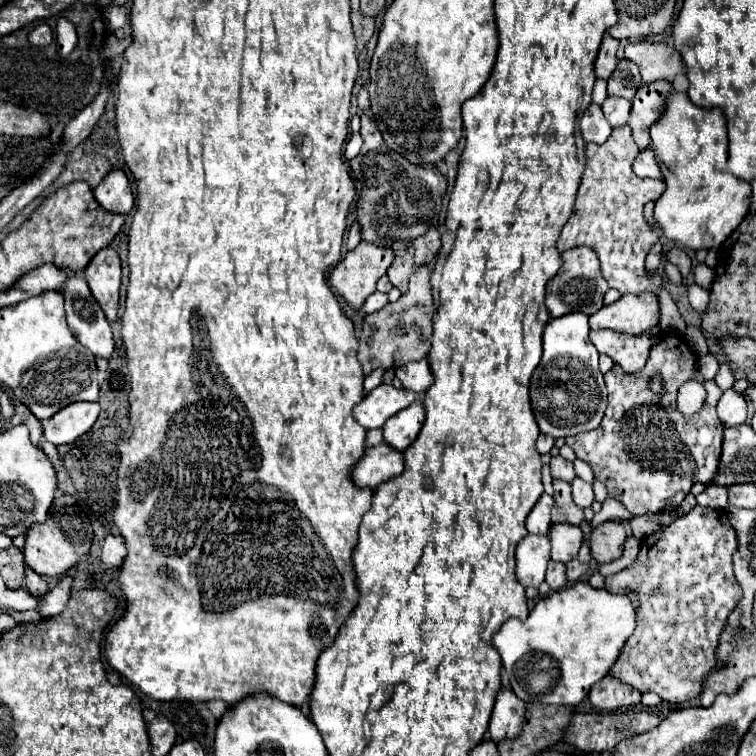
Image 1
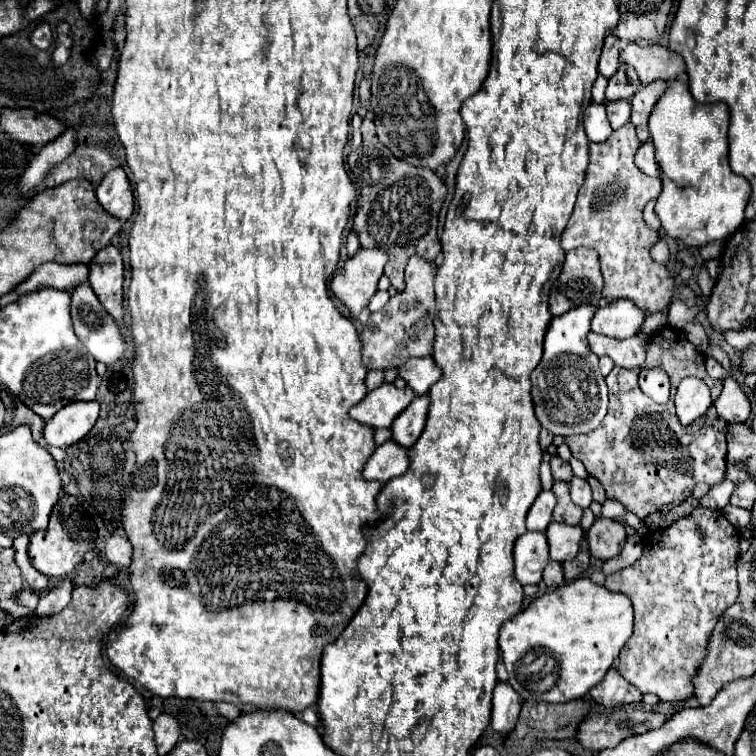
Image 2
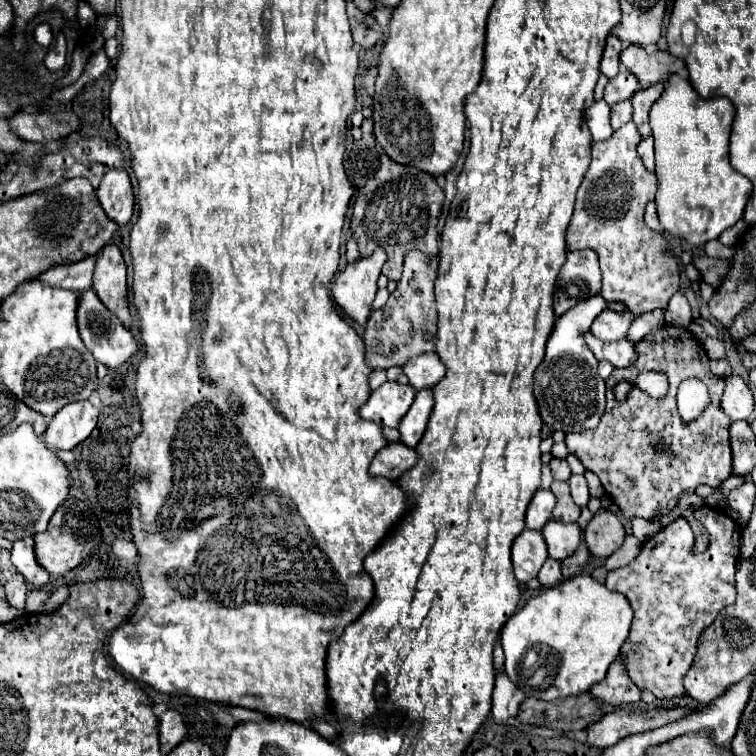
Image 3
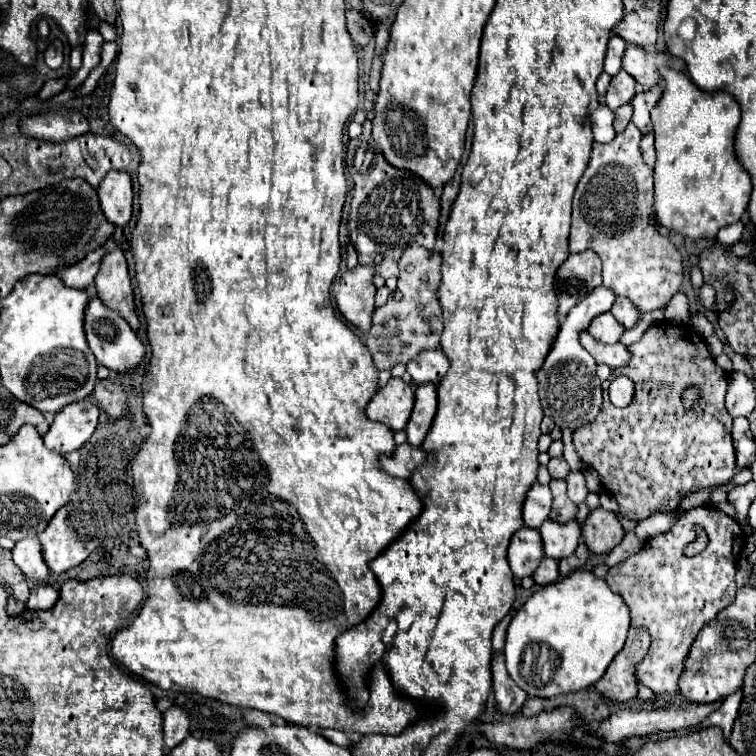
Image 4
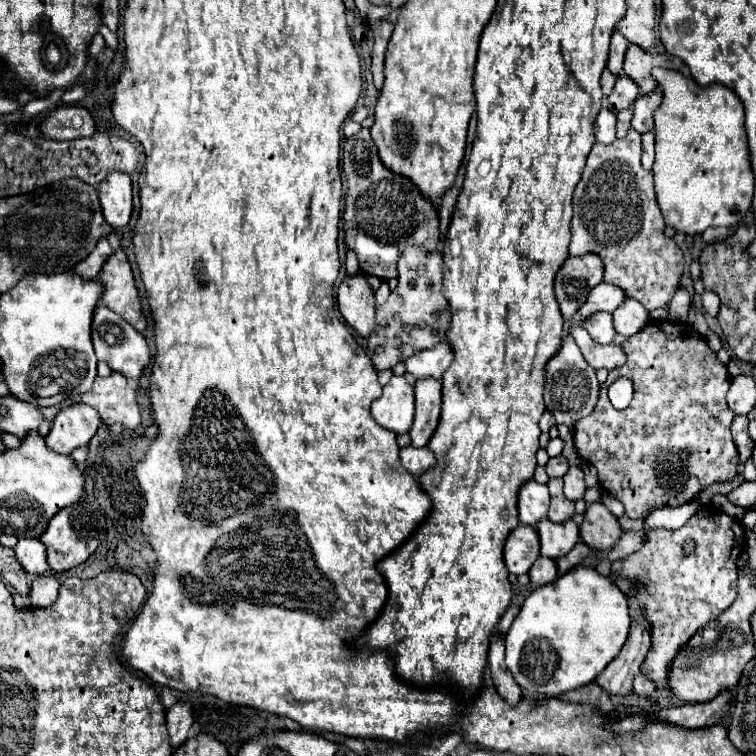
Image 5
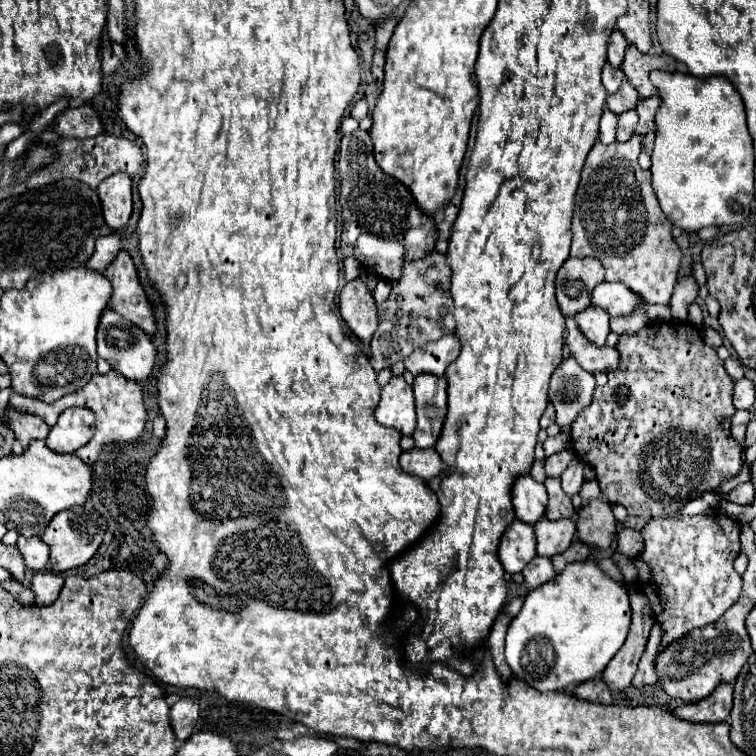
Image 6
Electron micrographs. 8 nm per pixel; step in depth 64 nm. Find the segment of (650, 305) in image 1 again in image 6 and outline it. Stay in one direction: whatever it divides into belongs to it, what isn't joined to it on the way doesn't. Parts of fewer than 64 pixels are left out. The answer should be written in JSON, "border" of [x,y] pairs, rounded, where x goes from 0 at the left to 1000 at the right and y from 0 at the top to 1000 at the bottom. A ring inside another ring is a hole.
{"border":[[[778,405],[775,410],[765,413],[765,415],[759,418],[759,423],[762,423],[767,439],[770,439],[783,455],[799,458],[799,450],[802,450],[804,439],[807,439],[807,431],[804,431],[807,418],[804,418],[804,413],[799,413],[796,407],[788,407],[788,405]]]}

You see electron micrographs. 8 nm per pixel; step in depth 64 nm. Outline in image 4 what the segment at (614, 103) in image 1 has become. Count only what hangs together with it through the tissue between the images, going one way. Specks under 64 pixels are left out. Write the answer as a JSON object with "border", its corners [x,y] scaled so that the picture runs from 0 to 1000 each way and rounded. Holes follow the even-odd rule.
{"border":[[[825,138],[825,140],[820,140],[812,151],[815,151],[812,169],[815,169],[815,175],[820,177],[820,175],[828,172],[828,167],[831,167],[833,159],[836,159],[836,140],[833,140],[833,138]]]}

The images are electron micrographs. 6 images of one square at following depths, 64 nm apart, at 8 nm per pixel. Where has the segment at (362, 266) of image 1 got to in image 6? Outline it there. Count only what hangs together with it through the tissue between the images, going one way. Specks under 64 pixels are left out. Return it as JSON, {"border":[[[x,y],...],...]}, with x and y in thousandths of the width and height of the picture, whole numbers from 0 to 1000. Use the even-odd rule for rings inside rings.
{"border":[[[471,368],[460,373],[450,386],[450,415],[460,434],[468,439],[468,444],[489,455],[497,434],[500,434],[500,415],[497,415],[497,399],[492,394],[492,386],[484,381],[484,376]]]}

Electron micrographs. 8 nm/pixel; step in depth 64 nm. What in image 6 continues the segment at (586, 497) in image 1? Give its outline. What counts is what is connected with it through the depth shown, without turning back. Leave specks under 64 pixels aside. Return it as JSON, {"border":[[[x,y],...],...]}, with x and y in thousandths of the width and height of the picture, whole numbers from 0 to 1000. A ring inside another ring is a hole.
{"border":[[[759,606],[759,608],[754,611],[754,616],[743,624],[743,630],[741,630],[741,635],[743,635],[743,648],[746,648],[751,656],[767,651],[770,638],[772,638],[772,630],[770,630],[770,627],[772,627],[772,614],[770,614],[765,606]]]}

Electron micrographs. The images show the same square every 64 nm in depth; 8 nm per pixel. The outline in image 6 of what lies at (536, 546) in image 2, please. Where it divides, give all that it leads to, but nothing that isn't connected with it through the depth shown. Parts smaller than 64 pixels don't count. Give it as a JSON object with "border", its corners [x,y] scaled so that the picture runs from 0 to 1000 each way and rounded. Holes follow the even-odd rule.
{"border":[[[680,688],[661,712],[659,738],[672,759],[688,757],[709,735],[709,709],[704,693]]]}

